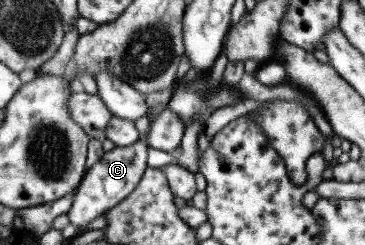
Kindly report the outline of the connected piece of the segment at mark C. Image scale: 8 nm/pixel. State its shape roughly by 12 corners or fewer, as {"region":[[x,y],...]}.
{"region":[[147,145],[106,146],[73,191],[65,216],[83,229],[123,201]]}

